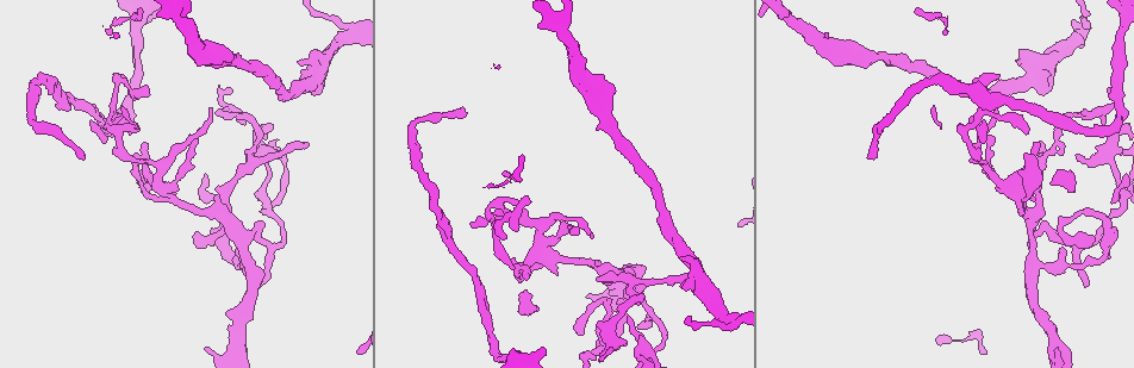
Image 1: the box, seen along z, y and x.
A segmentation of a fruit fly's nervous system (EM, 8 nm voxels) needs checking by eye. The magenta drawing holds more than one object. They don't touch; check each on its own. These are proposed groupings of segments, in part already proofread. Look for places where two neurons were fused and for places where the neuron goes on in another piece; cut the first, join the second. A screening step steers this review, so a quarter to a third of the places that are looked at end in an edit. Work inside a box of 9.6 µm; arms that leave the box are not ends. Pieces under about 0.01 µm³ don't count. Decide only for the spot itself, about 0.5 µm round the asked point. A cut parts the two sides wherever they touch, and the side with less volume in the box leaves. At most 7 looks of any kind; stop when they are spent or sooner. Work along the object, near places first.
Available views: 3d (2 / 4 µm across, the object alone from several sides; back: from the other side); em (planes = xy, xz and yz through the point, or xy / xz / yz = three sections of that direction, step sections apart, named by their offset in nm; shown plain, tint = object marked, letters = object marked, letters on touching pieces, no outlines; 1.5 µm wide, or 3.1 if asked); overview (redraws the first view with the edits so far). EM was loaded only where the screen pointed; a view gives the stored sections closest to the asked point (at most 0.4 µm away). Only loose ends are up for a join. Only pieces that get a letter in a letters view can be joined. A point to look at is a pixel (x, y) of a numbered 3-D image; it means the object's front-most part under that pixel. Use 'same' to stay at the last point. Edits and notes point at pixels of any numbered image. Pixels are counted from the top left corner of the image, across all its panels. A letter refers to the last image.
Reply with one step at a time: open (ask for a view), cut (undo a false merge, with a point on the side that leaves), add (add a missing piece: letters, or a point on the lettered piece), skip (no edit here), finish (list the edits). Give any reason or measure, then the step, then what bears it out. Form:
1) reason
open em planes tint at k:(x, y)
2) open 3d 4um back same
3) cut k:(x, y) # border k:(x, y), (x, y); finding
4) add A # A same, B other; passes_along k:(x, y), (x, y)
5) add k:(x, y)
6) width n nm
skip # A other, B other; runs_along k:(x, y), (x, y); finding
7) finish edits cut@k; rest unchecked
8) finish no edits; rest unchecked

four arms meet
open em yz step 8 tint at 1:(264, 153)

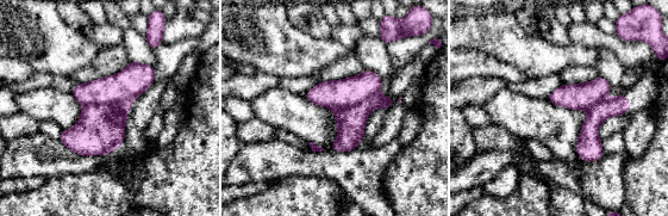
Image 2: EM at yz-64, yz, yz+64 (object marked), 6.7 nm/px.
open em planes letters same

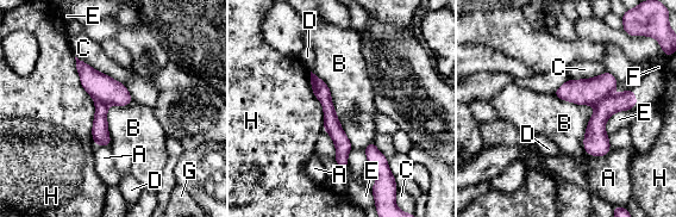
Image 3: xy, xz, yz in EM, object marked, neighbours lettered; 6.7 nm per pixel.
cut 3:(588, 91) # A other, B other, C other, D other, E other, F other, G other, H other; border 3:(611, 93), (593, 104); two neurons meet here

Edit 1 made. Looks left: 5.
open overview

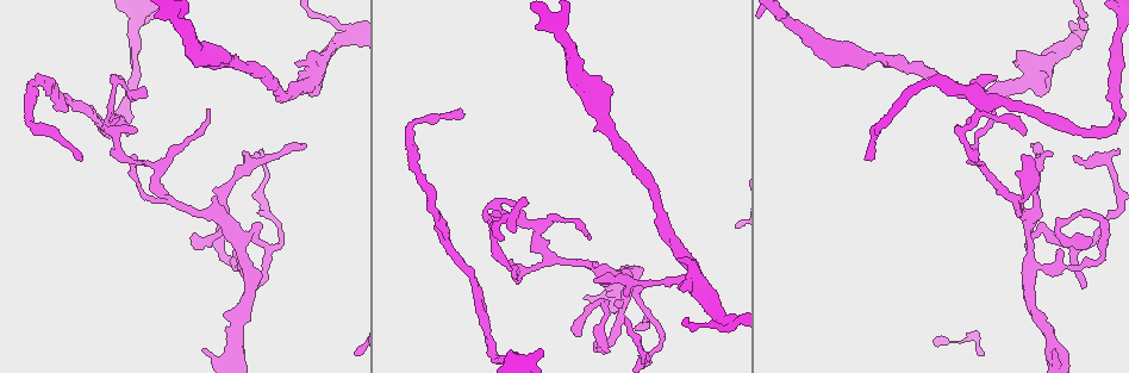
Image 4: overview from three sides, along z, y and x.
open em planes letters at 4:(1078, 36)

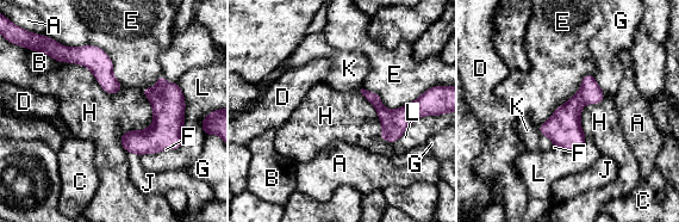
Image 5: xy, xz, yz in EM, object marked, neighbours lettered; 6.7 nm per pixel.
width 80 nm
skip # A other, B other, C other, D other, E other, F other, G other, H other, J other, K other, L other; border 5:(141, 88), (128, 153); all the same neuron

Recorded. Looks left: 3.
branch stops here
open 3d 4um at 4:(871, 159)

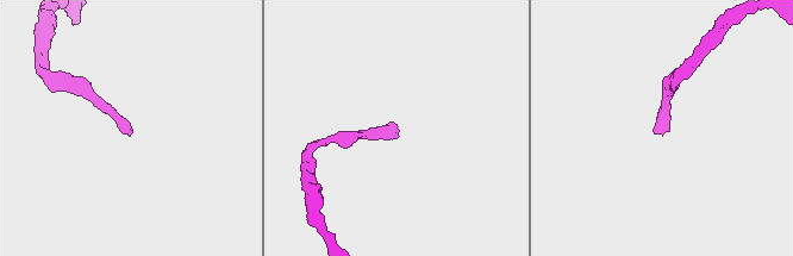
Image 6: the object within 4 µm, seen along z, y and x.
open em xz step 8 tint at 6:(131, 134)

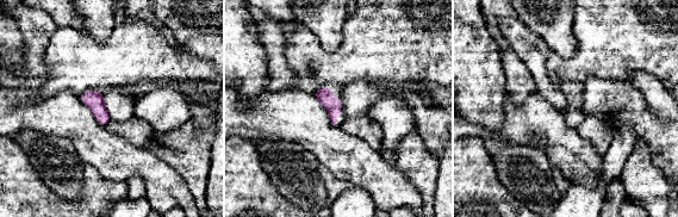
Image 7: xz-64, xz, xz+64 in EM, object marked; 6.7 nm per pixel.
another direction
open em yz step 4 letters same

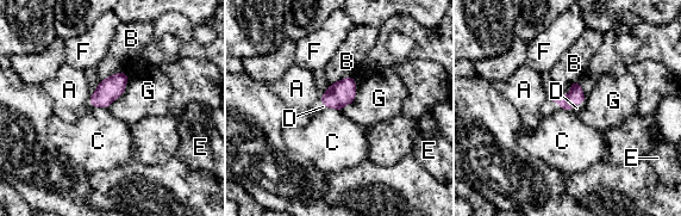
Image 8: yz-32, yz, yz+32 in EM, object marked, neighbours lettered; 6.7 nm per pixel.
width 100 nm
add D # A other, B other, C other, D same, E other, F other, G other; passes_along 8:(575, 96), (575, 103), (576, 108); the neuron continues

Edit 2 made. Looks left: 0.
finish edits cut@3, add@8; rest unchecked

